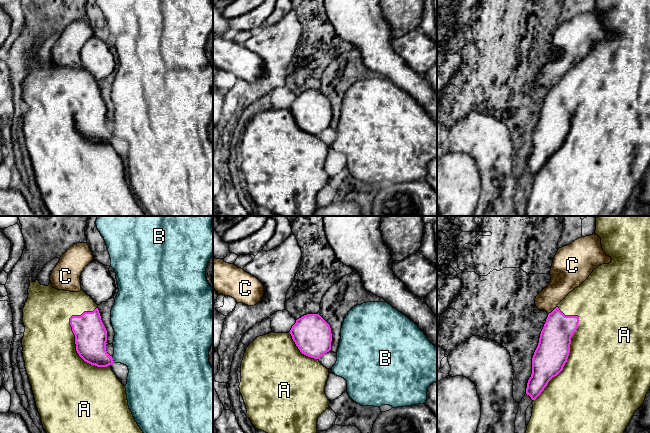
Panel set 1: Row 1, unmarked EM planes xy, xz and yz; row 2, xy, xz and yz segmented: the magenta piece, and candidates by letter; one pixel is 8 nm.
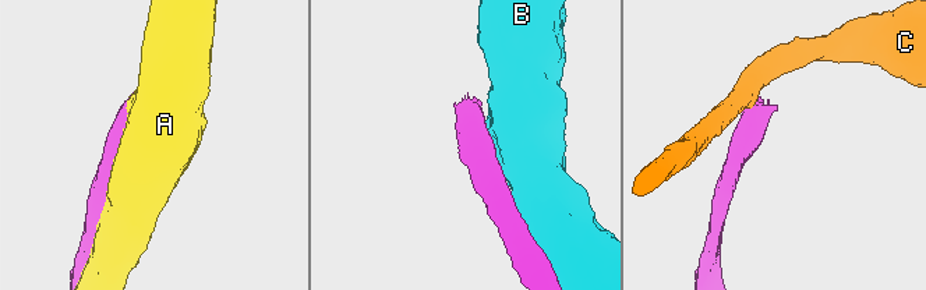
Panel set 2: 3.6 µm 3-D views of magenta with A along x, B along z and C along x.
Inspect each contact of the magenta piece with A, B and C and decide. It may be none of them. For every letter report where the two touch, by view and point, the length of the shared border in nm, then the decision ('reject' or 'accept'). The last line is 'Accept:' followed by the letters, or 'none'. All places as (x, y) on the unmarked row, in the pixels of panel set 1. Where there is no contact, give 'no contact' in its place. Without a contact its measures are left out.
A: meets magenta in yz at (569, 124); contact 800 nm long; accept
B: meets magenta in xy at (112, 135); contact 60 nm long; reject
C: meets magenta in yz at (553, 86); contact 100 nm long; reject
Accept: A

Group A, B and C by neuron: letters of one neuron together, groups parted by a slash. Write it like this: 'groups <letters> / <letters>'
groups A / B / C

